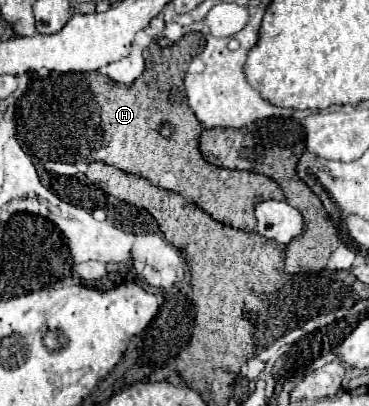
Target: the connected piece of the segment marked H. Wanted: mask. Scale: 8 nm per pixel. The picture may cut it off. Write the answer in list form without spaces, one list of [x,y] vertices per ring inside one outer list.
[[[190,33],[190,35],[182,37],[178,43],[174,43],[172,47],[166,47],[166,49],[162,49],[162,47],[158,47],[158,45],[148,47],[148,51],[146,51],[146,69],[144,69],[144,73],[142,73],[132,85],[118,85],[118,83],[114,83],[112,79],[108,79],[106,75],[100,75],[98,71],[66,73],[66,75],[56,75],[56,73],[54,73],[54,75],[50,75],[50,77],[46,77],[46,79],[32,79],[28,91],[26,91],[24,97],[20,99],[20,117],[22,117],[22,121],[24,121],[24,125],[18,125],[18,131],[16,131],[18,141],[20,141],[20,147],[22,145],[24,153],[28,151],[28,154],[26,153],[28,157],[30,157],[29,155],[34,155],[36,159],[40,159],[44,164],[47,162],[47,166],[59,168],[60,175],[77,175],[77,168],[70,163],[78,163],[78,161],[82,161],[82,163],[102,161],[102,163],[106,163],[106,165],[114,165],[114,167],[118,167],[118,169],[122,169],[122,171],[126,171],[126,173],[132,173],[132,175],[138,175],[138,177],[148,179],[148,181],[150,181],[152,185],[156,185],[156,187],[162,187],[162,189],[176,191],[176,193],[184,195],[186,199],[190,199],[192,203],[196,203],[202,211],[206,211],[210,217],[214,217],[216,221],[220,221],[220,223],[224,223],[224,225],[230,225],[230,227],[242,229],[242,231],[256,231],[256,219],[254,219],[254,205],[256,205],[256,201],[258,201],[258,199],[260,199],[260,201],[268,201],[268,199],[284,201],[286,197],[284,197],[284,191],[280,189],[280,185],[278,185],[276,181],[272,181],[270,177],[266,177],[266,175],[244,173],[244,171],[230,171],[230,169],[222,169],[222,167],[216,167],[216,165],[212,165],[212,163],[206,163],[206,161],[202,159],[202,155],[200,155],[200,151],[198,151],[198,139],[200,139],[200,133],[202,133],[202,125],[198,123],[194,111],[190,111],[190,105],[186,103],[186,91],[184,91],[184,83],[182,83],[184,73],[186,73],[186,67],[190,65],[190,61],[186,63],[186,57],[192,59],[192,57],[196,57],[202,49],[204,49],[204,35],[202,35],[202,33]]]

